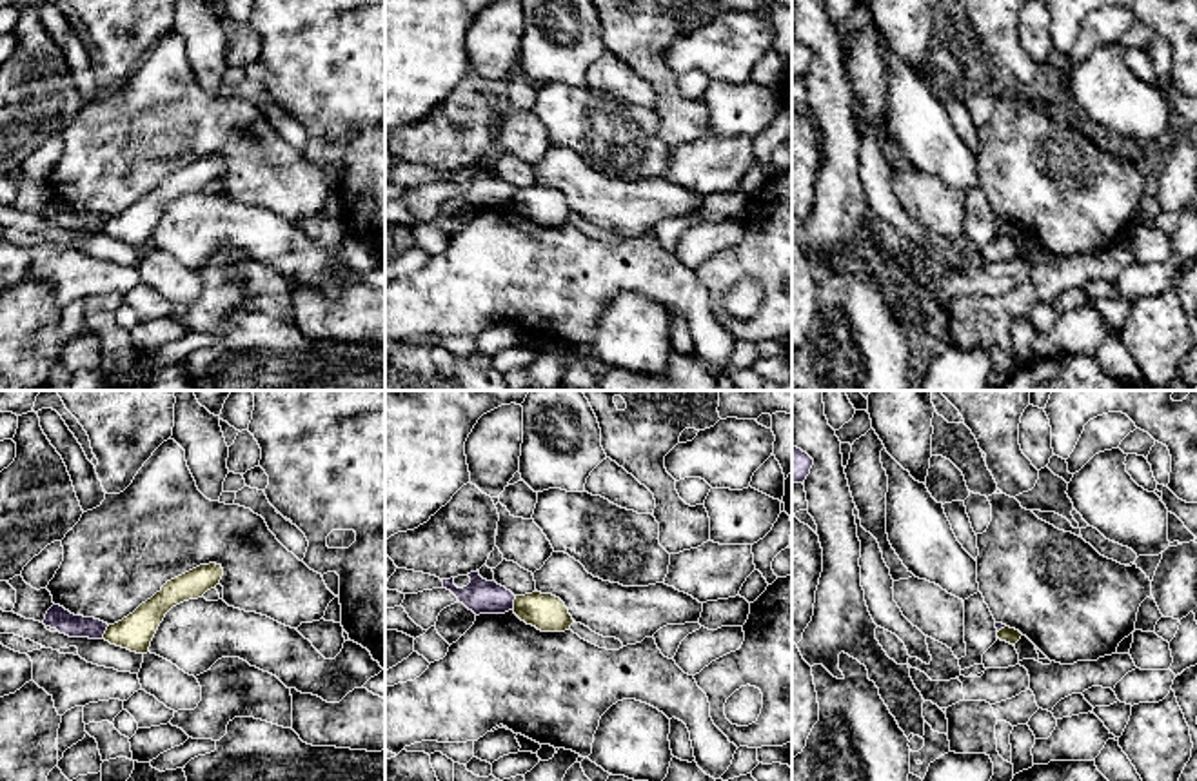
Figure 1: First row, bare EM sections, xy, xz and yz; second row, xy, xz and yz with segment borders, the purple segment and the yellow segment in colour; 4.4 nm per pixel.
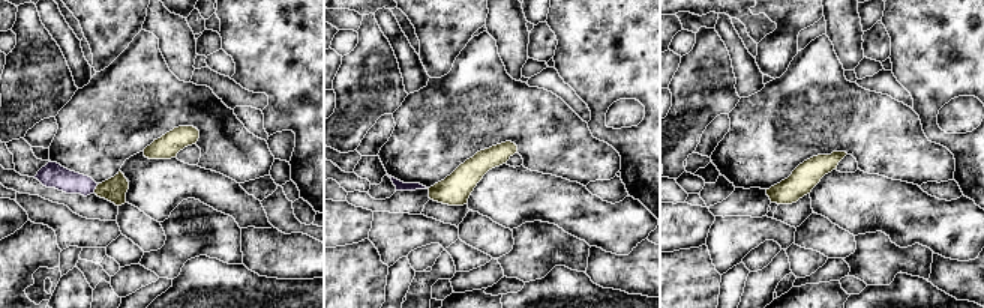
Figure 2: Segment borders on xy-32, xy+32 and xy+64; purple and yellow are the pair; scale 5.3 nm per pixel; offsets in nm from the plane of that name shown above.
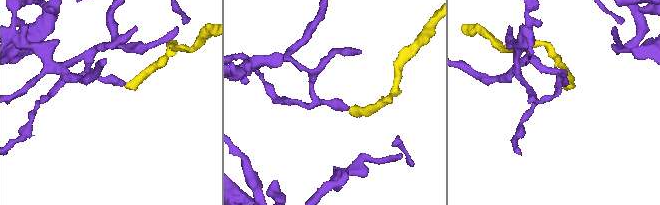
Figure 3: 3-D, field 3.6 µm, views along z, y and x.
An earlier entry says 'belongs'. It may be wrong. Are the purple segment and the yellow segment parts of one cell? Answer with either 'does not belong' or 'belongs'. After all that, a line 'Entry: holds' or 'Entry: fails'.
does not belong
Entry: fails

